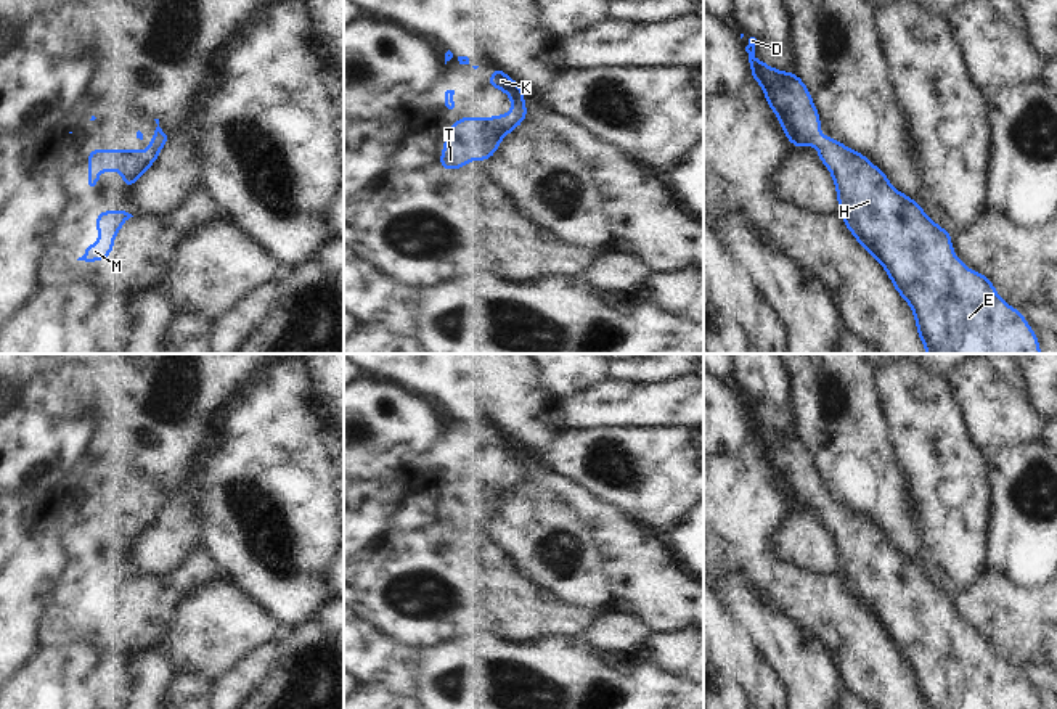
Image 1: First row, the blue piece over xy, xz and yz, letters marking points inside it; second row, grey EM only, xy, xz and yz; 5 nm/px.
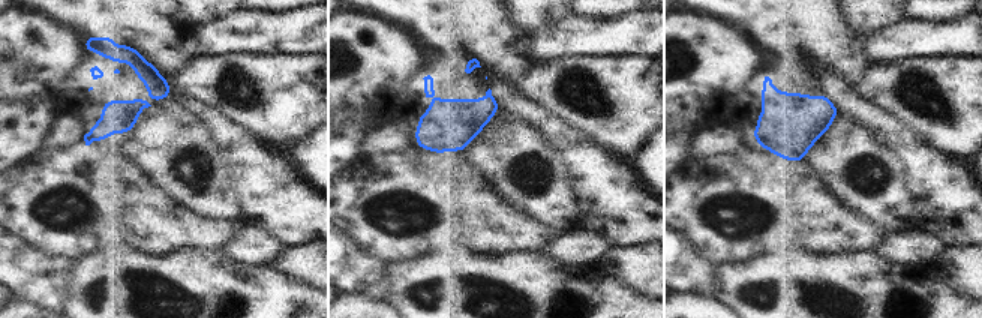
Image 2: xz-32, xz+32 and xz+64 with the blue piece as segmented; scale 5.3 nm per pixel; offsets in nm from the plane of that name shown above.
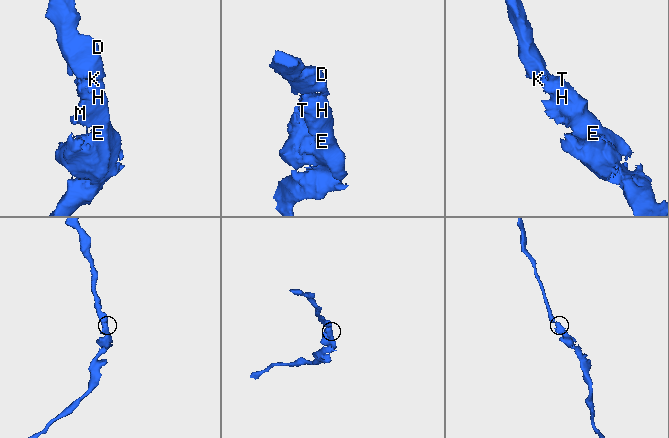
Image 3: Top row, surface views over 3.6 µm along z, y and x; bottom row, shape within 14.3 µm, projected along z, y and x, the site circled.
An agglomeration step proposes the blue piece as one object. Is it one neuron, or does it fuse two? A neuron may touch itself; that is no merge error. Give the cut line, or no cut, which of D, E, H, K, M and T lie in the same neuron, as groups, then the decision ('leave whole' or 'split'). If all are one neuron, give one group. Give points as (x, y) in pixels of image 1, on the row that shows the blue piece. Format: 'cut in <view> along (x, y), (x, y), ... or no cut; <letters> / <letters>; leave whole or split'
no cut; D E H K M T; leave whole

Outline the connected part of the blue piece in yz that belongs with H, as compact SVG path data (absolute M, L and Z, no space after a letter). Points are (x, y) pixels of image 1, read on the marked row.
M750 37L745 47L752 79L761 85L766 105L781 122L789 143L800 150L806 145L813 145L818 150L818 159L829 169L837 190L839 214L843 219L843 225L856 238L858 244L880 262L896 293L909 304L925 354L1043 354L1038 336L1025 315L998 294L993 281L985 273L978 273L959 260L953 249L951 232L937 225L917 201L901 190L893 190L888 175L863 153L845 146L832 135L824 137L819 129L822 116L814 109L816 105L805 82L797 72L779 71L757 59L757 43L758 40Z

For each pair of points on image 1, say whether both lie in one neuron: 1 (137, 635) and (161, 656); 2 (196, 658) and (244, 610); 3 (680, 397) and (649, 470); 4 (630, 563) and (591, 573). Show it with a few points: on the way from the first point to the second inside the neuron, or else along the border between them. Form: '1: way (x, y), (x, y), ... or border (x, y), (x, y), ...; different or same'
1: border (167, 640), (151, 643), (135, 655); different
2: way (208, 647), (233, 621); same
3: border (686, 425), (628, 426); different
4: border (596, 532), (614, 592), (614, 605); different

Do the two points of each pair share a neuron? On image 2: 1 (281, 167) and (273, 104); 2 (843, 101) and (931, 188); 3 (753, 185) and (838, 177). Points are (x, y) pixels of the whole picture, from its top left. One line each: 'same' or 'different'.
1: different
2: same
3: different

